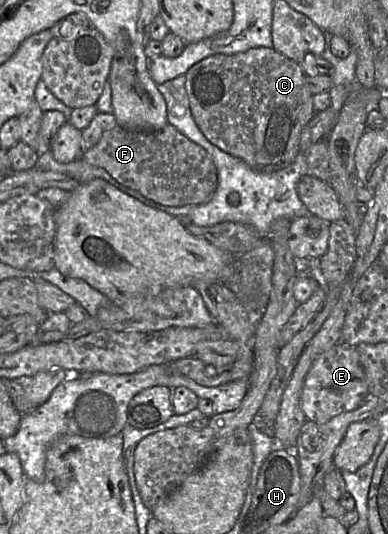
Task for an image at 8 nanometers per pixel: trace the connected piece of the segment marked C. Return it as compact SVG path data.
M257 47L232 55L206 57L189 68L185 77L192 116L212 144L261 173L284 169L300 154L300 137L313 116L313 101L305 73L296 61L273 48Z

